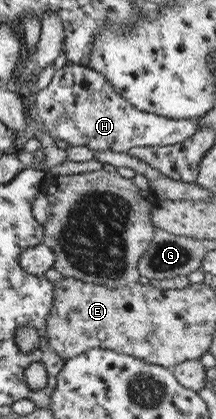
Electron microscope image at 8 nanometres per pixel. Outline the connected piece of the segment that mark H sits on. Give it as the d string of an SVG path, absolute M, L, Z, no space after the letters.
M69 64L55 70L47 87L34 92L33 103L25 102L25 105L36 126L36 136L37 131L48 131L55 139L66 141L68 146L81 146L95 151L117 152L135 147L176 145L196 132L200 119L166 118L141 111L119 96L101 73L87 66Z

